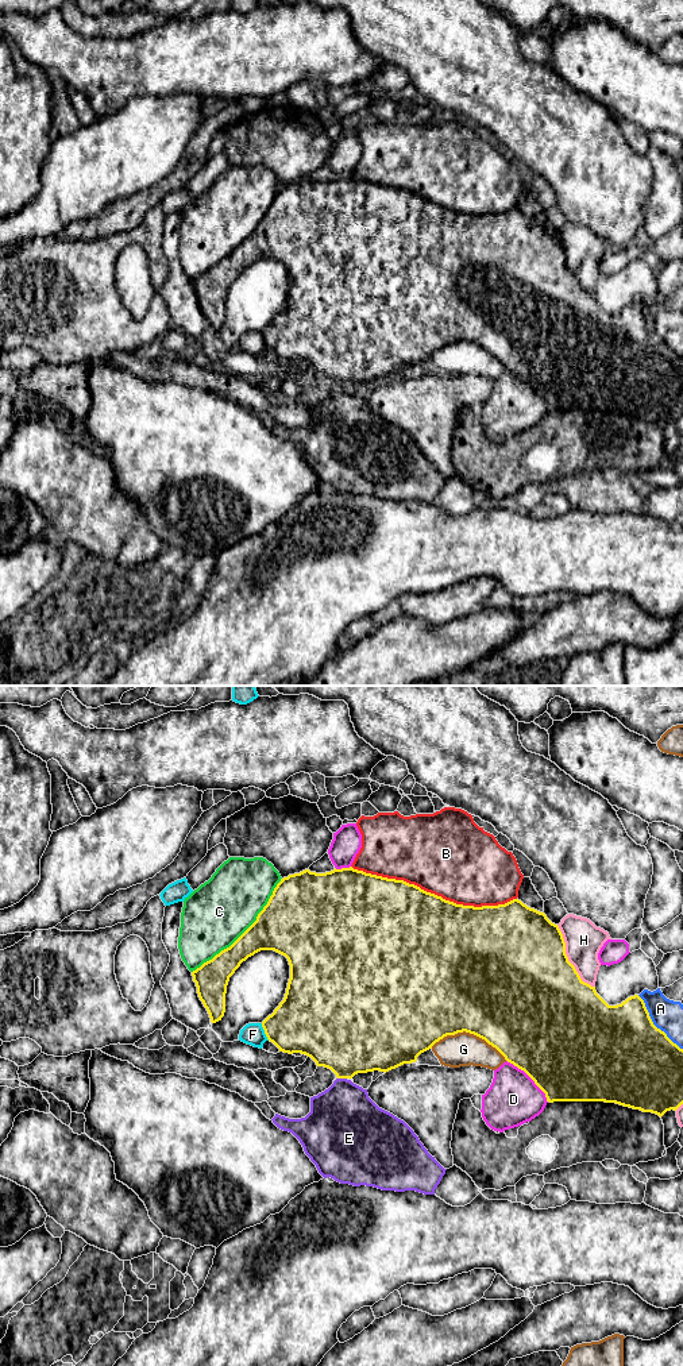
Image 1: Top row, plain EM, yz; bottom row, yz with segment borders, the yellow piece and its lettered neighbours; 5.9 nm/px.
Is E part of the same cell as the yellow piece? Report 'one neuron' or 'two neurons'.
two neurons

